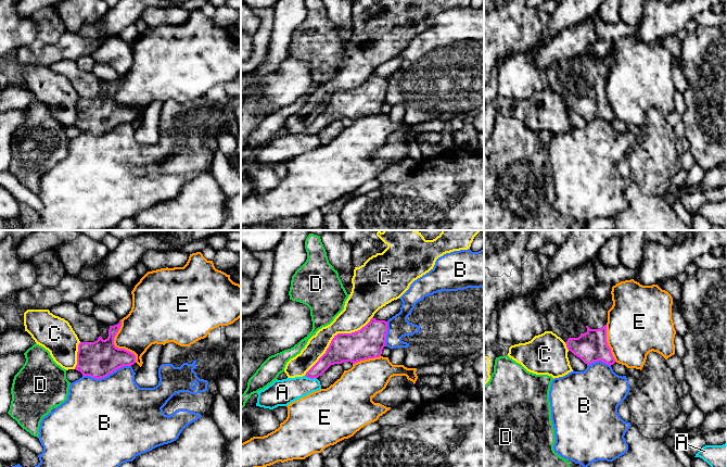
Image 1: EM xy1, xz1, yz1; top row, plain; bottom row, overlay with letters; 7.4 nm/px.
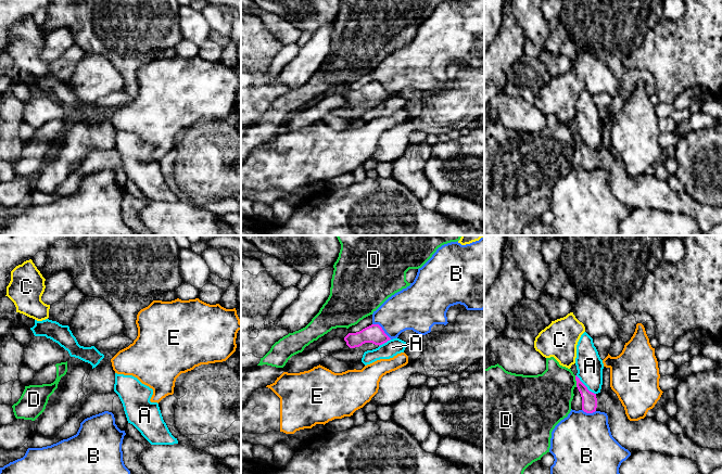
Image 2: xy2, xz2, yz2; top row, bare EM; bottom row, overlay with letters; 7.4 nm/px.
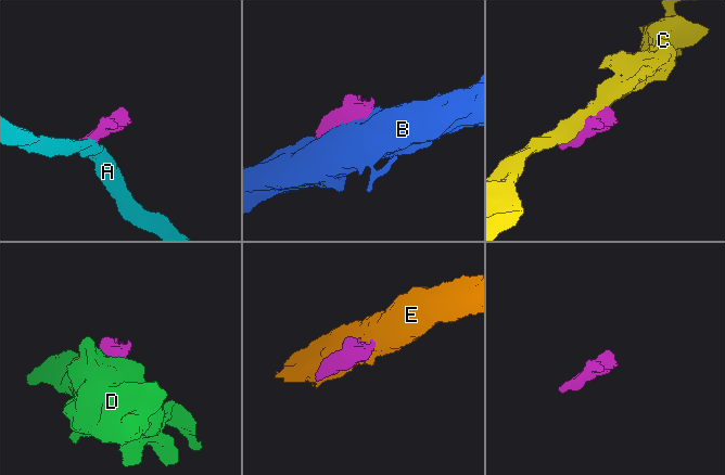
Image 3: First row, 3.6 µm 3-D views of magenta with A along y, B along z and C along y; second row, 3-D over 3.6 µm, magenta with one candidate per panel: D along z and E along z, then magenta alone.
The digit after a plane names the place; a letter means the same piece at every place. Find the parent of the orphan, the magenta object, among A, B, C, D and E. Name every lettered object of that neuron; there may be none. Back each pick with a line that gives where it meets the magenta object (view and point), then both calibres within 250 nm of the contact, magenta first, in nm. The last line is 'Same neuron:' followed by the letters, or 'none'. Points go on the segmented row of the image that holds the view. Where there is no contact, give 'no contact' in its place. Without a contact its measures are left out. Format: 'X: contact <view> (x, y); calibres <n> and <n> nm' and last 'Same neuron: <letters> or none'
Same neuron: none

